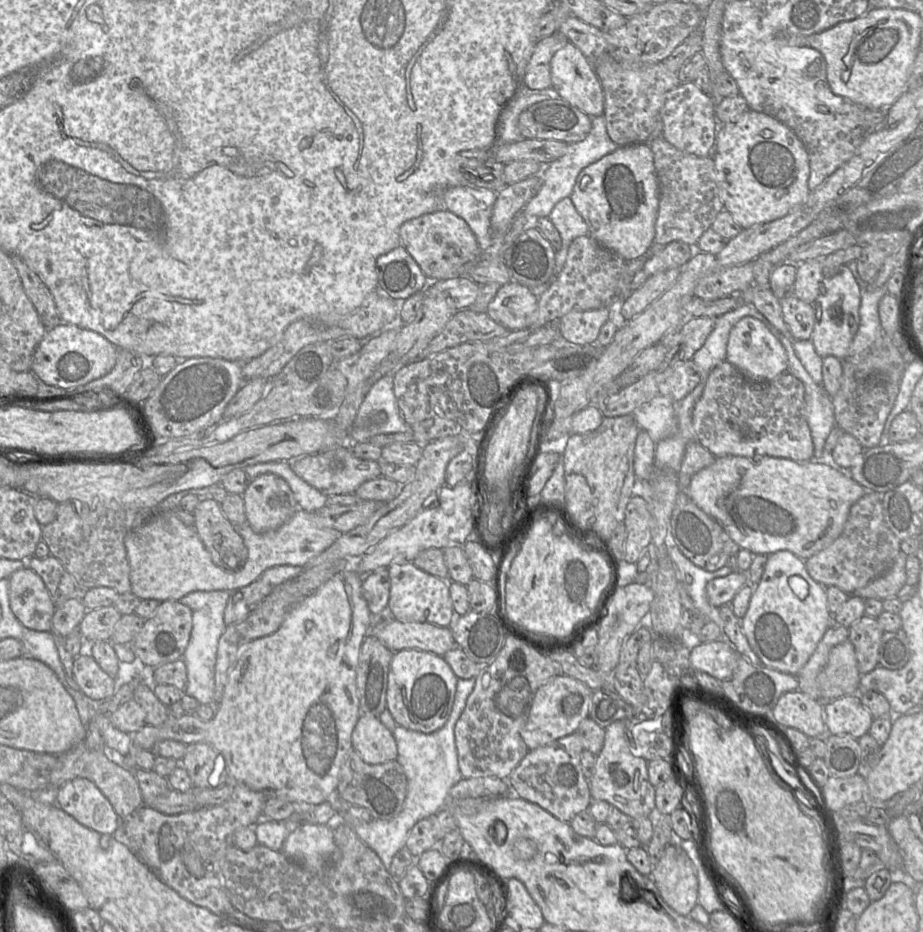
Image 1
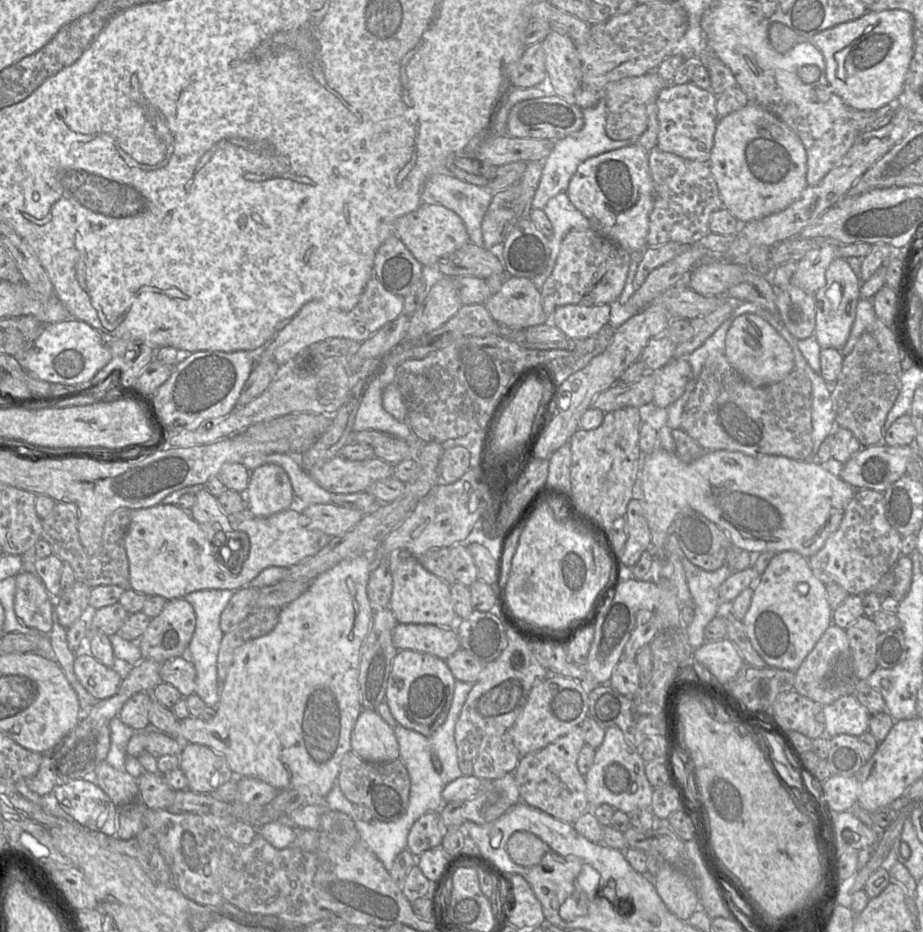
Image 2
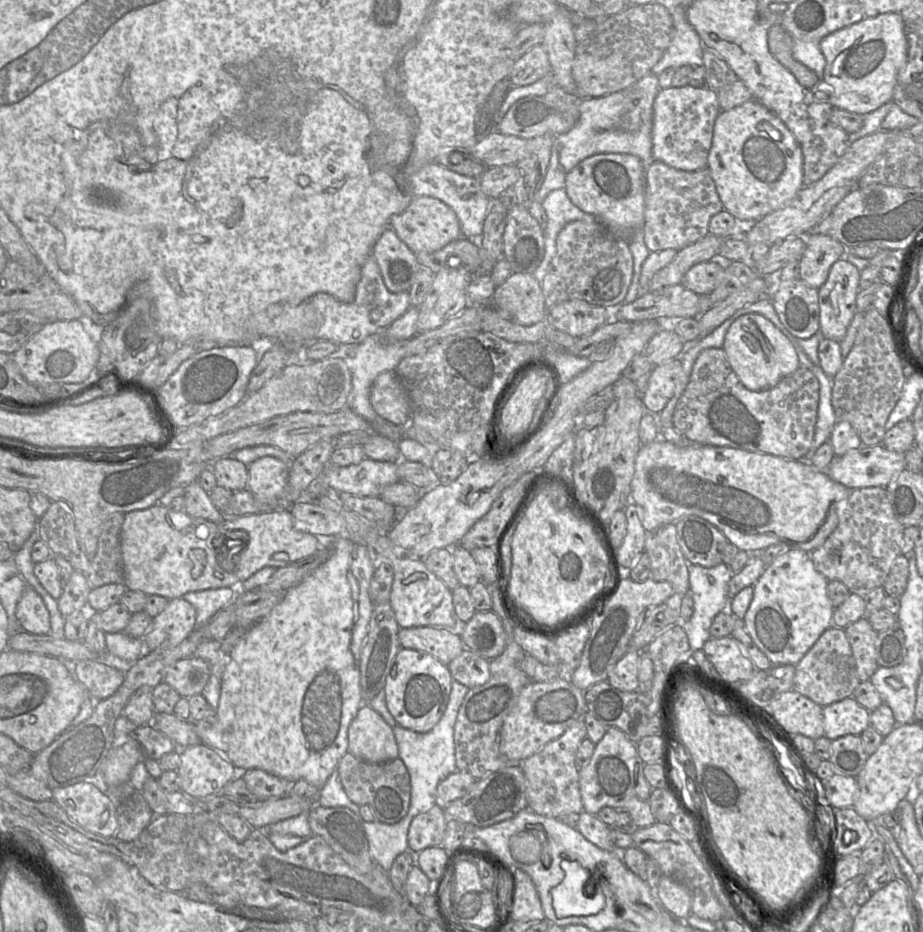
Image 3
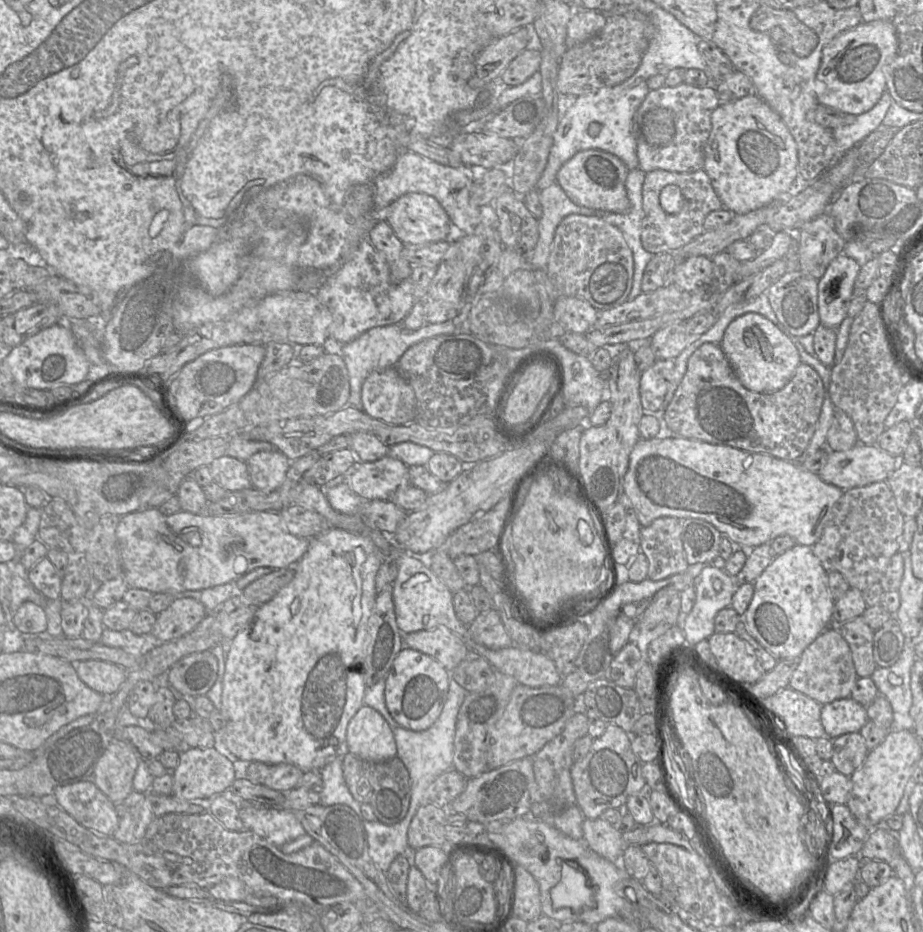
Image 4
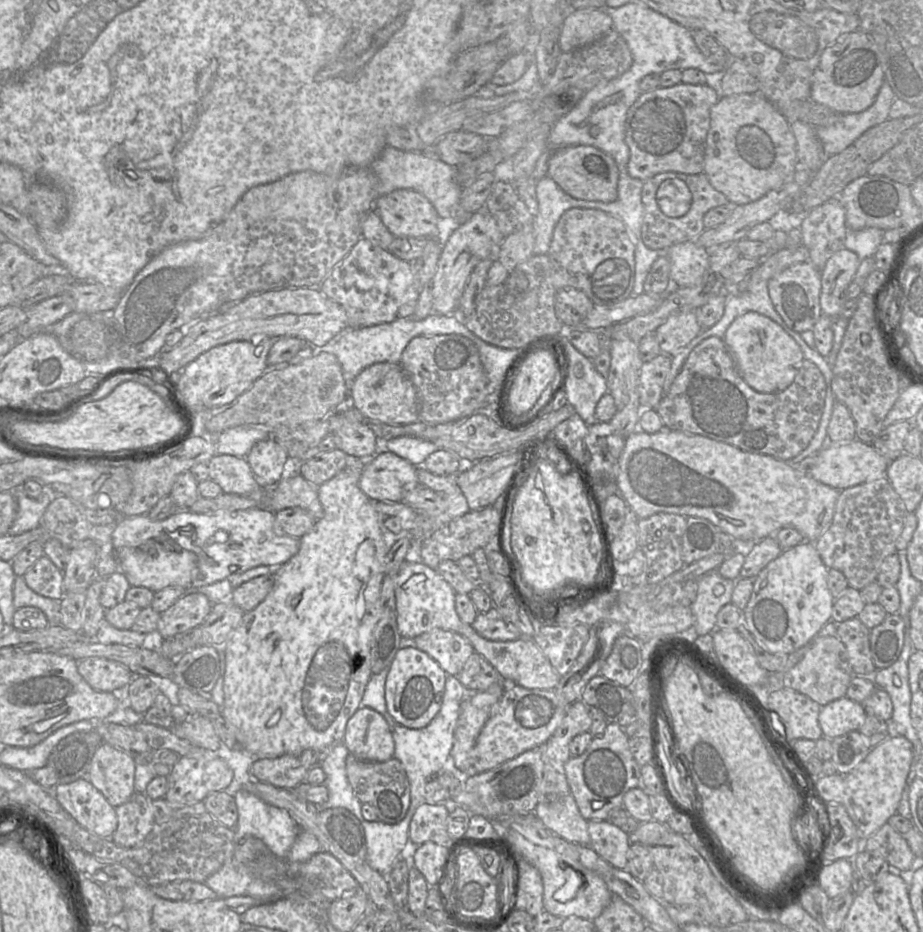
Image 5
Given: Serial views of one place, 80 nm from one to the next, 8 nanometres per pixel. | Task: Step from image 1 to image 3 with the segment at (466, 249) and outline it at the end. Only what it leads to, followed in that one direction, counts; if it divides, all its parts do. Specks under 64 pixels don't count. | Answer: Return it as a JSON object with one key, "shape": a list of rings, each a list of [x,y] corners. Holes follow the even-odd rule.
{"shape":[[[430,196],[412,197],[407,207],[392,217],[389,227],[413,253],[435,252],[462,237],[459,220],[454,211],[439,199]]]}

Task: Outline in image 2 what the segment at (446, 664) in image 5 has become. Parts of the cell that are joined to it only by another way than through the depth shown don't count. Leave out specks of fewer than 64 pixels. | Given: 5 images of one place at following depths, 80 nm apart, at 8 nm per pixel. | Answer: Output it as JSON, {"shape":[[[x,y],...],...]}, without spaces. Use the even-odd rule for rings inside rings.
{"shape":[[[398,623],[393,630],[392,638],[398,650],[429,653],[442,660],[448,659],[461,648],[455,627]]]}

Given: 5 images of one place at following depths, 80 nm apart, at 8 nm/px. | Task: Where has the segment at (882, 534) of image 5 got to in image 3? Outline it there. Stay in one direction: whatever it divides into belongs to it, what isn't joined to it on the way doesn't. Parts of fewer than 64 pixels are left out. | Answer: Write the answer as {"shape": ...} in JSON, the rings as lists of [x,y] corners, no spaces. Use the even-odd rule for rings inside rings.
{"shape":[[[866,487],[851,490],[848,498],[838,509],[838,525],[826,541],[810,553],[813,564],[818,572],[828,581],[839,580],[851,593],[865,596],[871,590],[882,587],[895,559],[901,553],[901,541],[904,526],[894,516],[885,487]]]}

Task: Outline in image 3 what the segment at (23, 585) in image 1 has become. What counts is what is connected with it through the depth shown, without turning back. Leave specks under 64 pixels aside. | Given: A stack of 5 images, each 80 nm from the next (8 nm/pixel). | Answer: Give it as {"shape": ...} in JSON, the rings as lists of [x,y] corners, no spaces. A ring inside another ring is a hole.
{"shape":[[[26,586],[23,591],[15,613],[21,630],[31,634],[49,634],[49,611],[42,597],[31,586]]]}

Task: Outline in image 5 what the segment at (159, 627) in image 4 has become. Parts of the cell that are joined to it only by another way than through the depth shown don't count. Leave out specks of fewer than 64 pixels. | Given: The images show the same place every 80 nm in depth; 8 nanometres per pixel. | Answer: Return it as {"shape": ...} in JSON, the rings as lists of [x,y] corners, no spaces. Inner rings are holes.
{"shape":[[[202,593],[184,594],[161,614],[155,637],[165,640],[198,627],[212,607],[213,604]]]}

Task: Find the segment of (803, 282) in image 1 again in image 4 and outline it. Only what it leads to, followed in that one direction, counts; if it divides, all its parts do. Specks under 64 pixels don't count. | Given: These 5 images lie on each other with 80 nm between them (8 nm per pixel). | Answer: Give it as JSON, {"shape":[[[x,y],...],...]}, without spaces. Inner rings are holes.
{"shape":[[[825,212],[800,228],[798,243],[799,270],[819,280],[846,242],[836,232],[831,215]]]}

